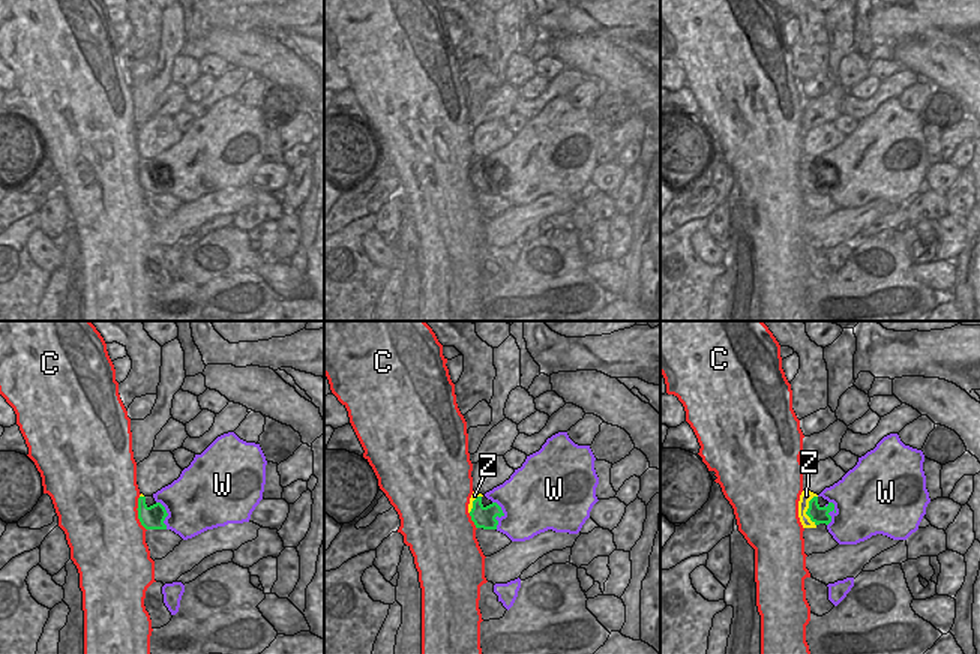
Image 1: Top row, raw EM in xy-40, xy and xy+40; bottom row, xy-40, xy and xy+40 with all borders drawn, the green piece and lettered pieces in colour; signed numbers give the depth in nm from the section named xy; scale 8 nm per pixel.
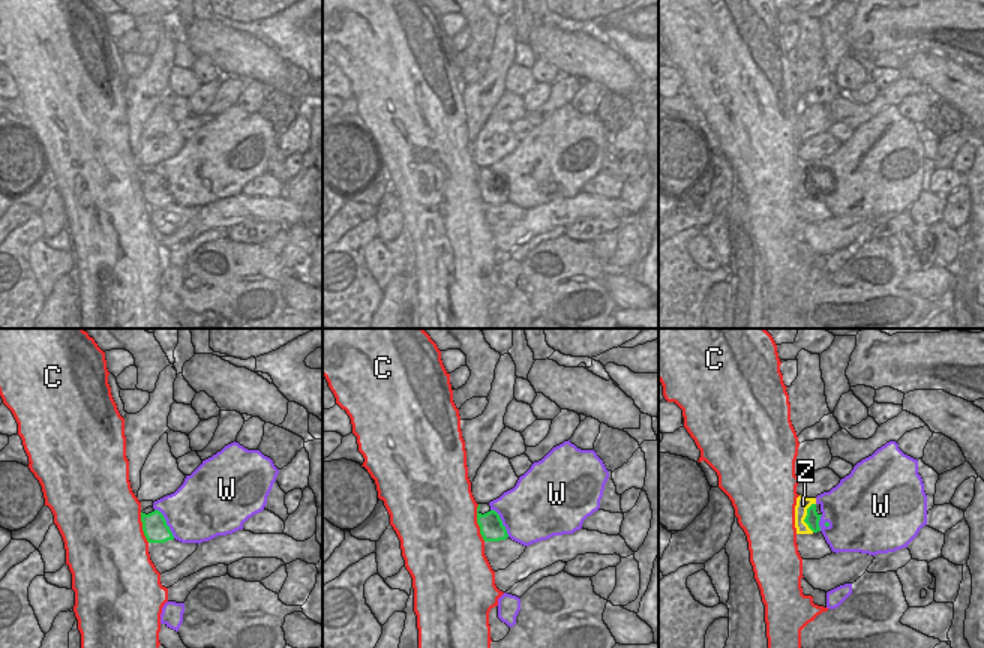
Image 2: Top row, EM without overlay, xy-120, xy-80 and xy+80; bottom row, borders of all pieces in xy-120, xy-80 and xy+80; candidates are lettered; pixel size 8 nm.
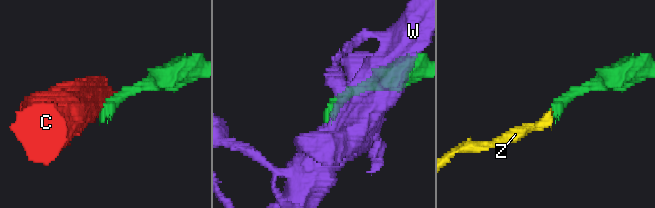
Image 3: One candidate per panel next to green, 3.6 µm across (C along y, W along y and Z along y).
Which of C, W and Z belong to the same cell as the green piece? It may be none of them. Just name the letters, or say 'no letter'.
Z

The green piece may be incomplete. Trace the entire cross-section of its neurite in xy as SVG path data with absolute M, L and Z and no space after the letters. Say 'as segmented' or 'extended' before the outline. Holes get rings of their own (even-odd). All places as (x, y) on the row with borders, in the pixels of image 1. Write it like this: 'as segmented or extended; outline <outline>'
extended; outline M473 492L468 504L468 513L471 520L474 522L476 528L483 530L497 530L498 520L497 516L504 516L501 507L497 502L489 506L482 504L482 494Z

